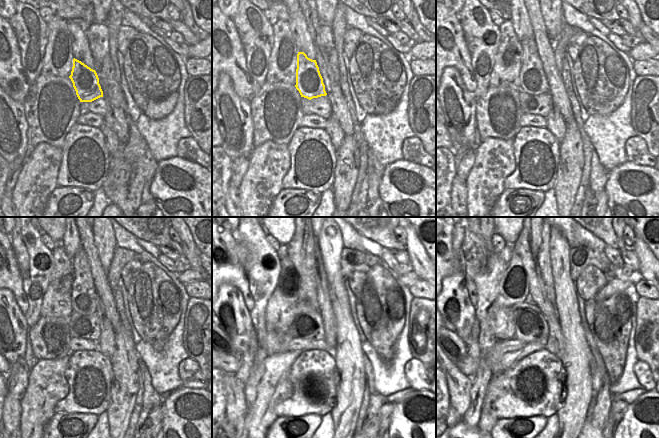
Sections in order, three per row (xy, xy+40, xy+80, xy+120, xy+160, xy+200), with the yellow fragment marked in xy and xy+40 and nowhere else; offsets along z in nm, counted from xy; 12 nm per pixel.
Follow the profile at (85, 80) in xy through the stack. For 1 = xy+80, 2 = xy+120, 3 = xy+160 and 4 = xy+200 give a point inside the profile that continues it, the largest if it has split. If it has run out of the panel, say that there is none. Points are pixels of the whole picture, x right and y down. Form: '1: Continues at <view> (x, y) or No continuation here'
1: Continues at xy+80 (533, 81)
2: Continues at xy+120 (84, 297)
3: Continues at xy+160 (305, 262)
4: Continues at xy+200 (534, 286).

